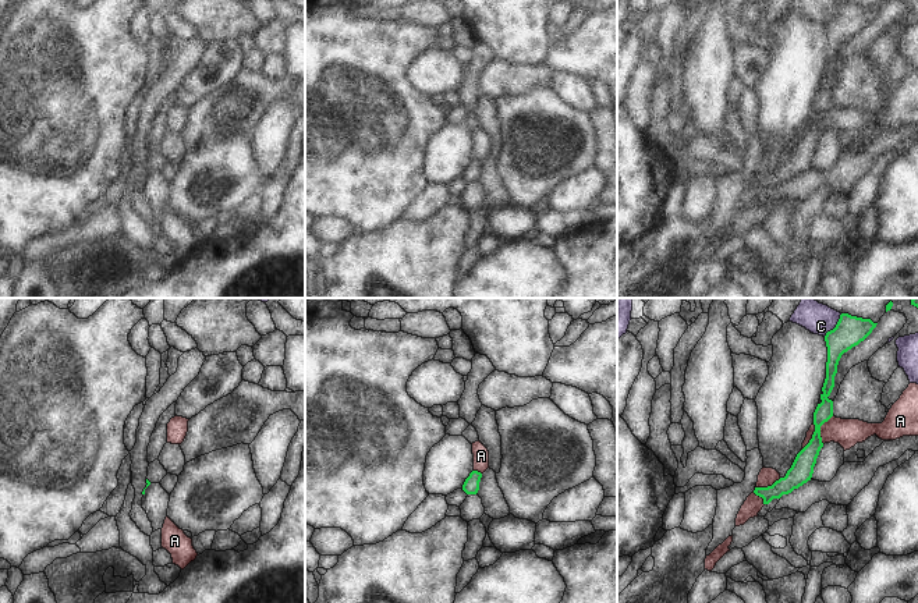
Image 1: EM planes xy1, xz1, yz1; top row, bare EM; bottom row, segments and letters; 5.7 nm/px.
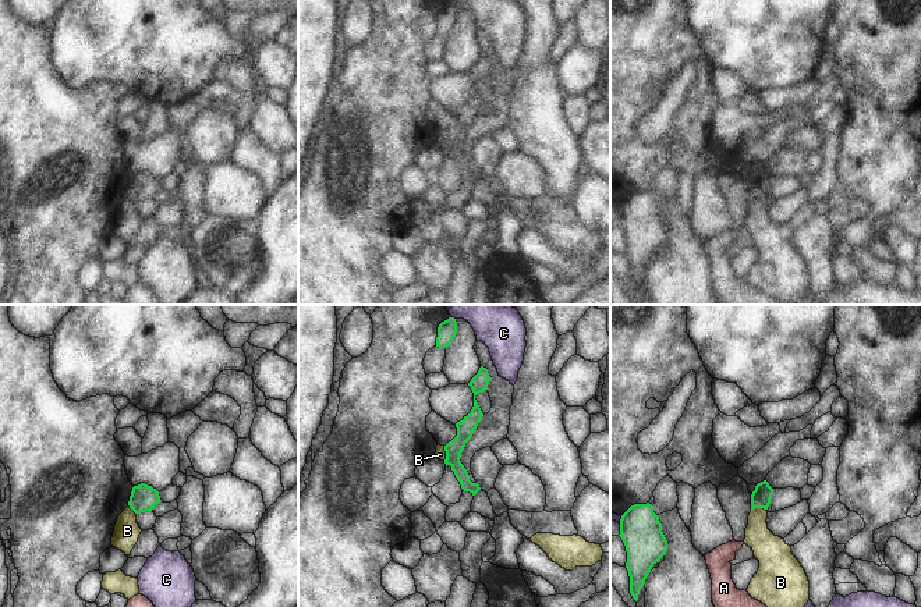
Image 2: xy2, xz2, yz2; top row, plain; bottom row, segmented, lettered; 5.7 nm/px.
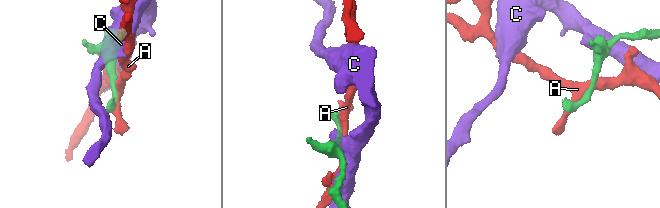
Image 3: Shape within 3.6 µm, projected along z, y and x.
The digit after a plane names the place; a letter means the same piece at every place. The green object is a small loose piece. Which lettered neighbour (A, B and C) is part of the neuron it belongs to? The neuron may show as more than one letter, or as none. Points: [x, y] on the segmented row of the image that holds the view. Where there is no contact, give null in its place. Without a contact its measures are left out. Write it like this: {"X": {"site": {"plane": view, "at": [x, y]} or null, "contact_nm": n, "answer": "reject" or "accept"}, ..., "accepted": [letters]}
{"A": {"site": {"plane": "yz1", "at": [819, 429]}, "contact_nm": 180, "answer": "reject"}, "B": {"site": {"plane": "xz2", "at": [446, 453]}, "contact_nm": 90, "answer": "reject"}, "C": {"site": {"plane": "yz1", "at": [836, 326]}, "contact_nm": 170, "answer": "reject"}, "accepted": []}

